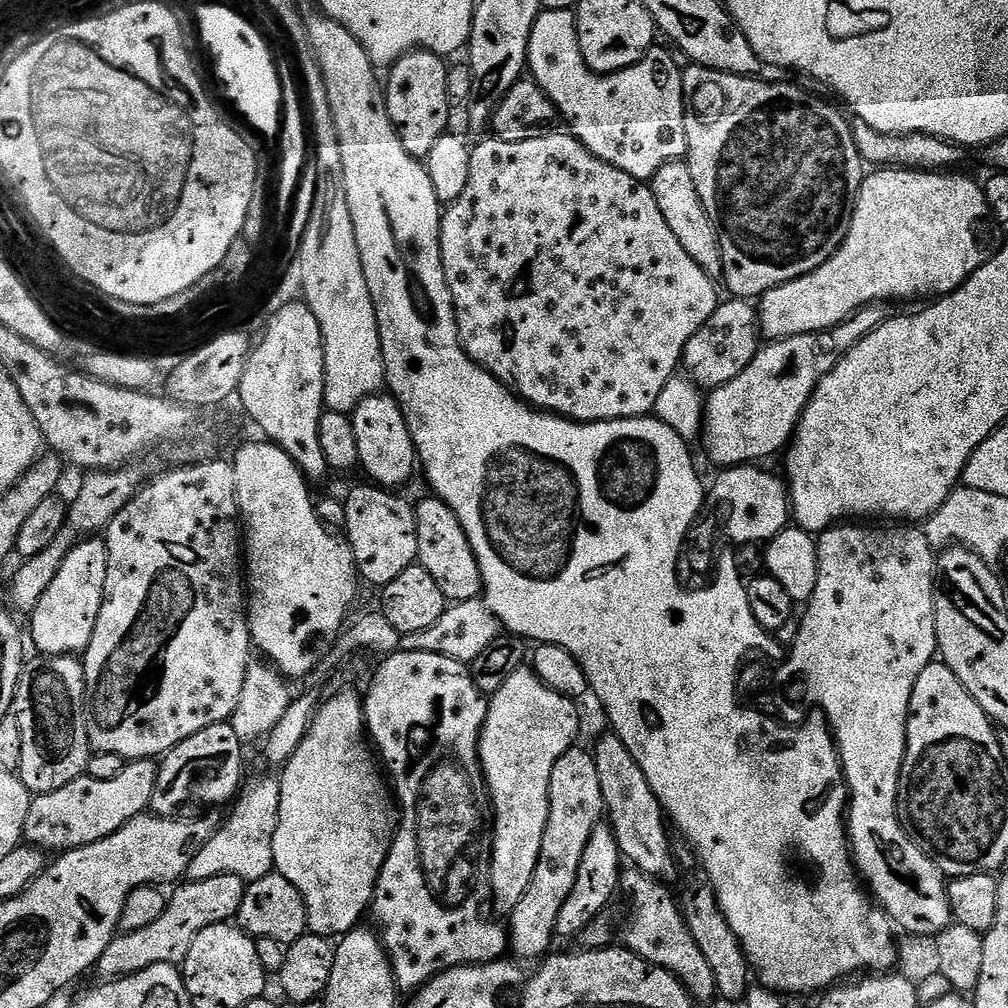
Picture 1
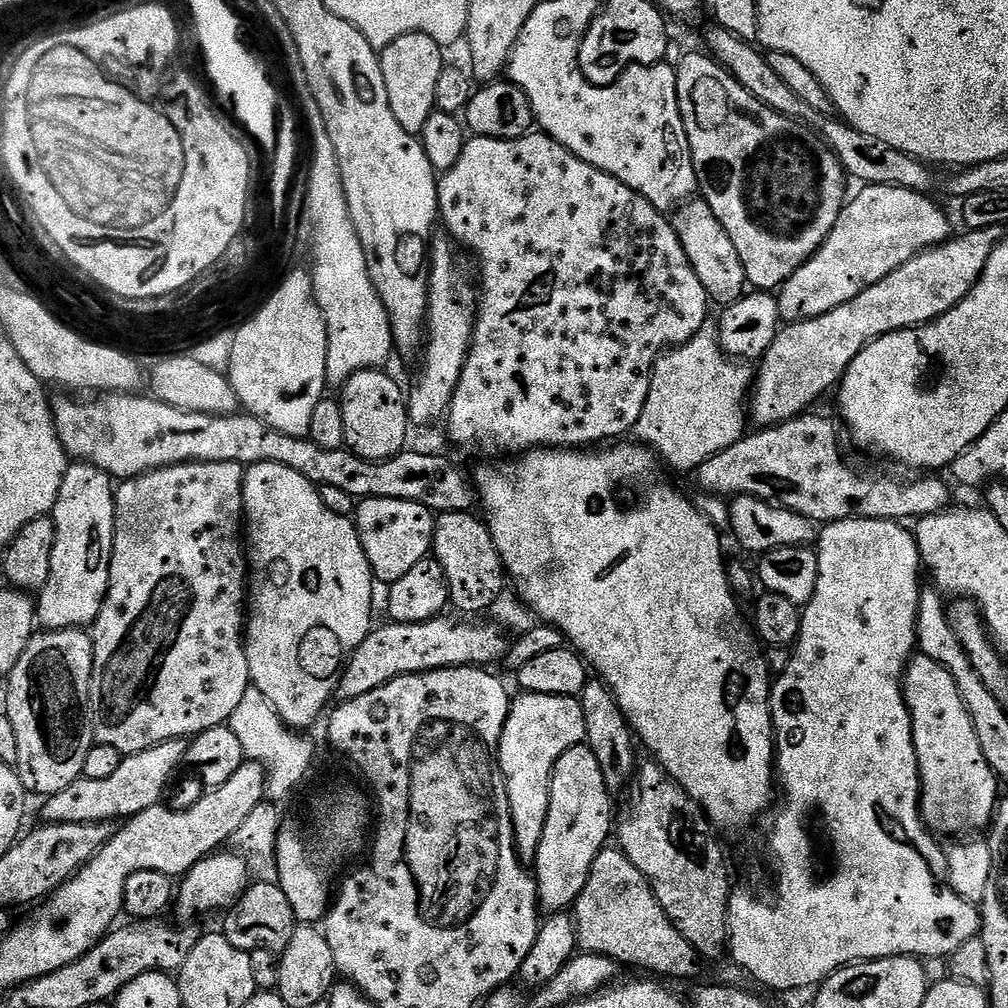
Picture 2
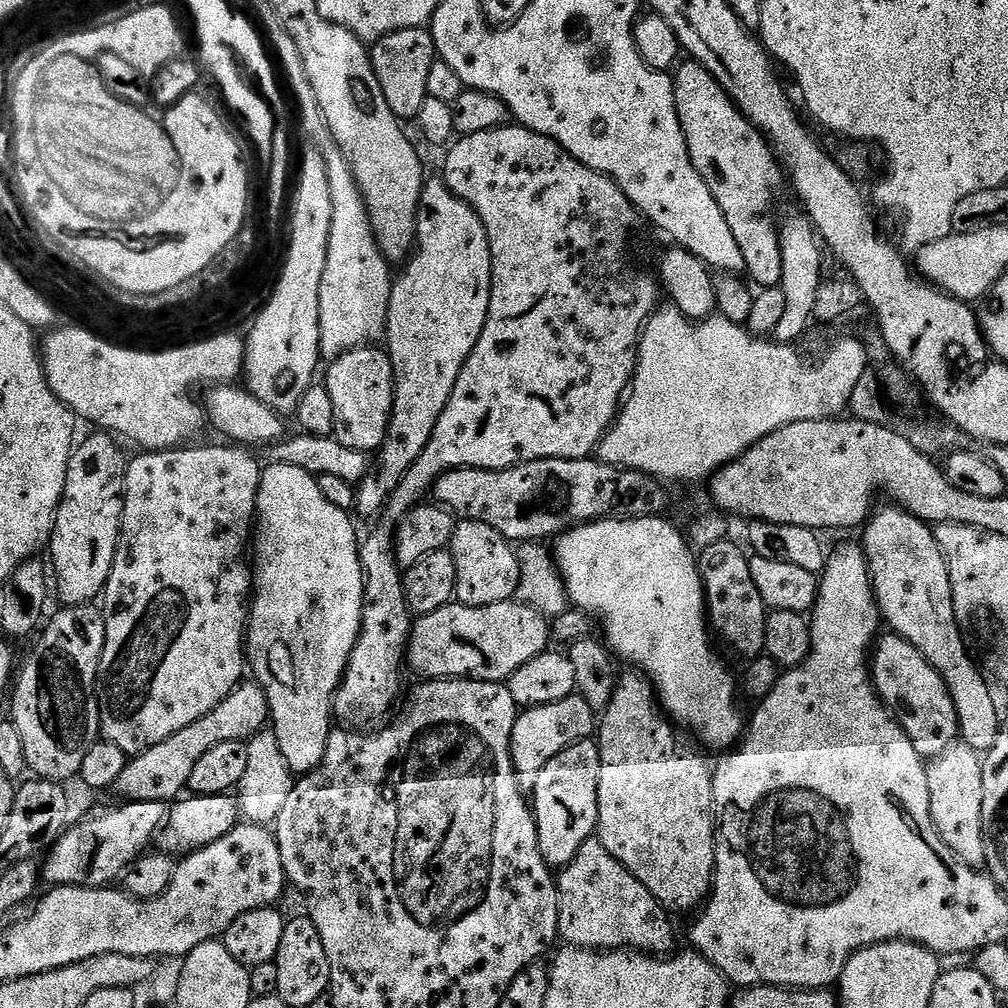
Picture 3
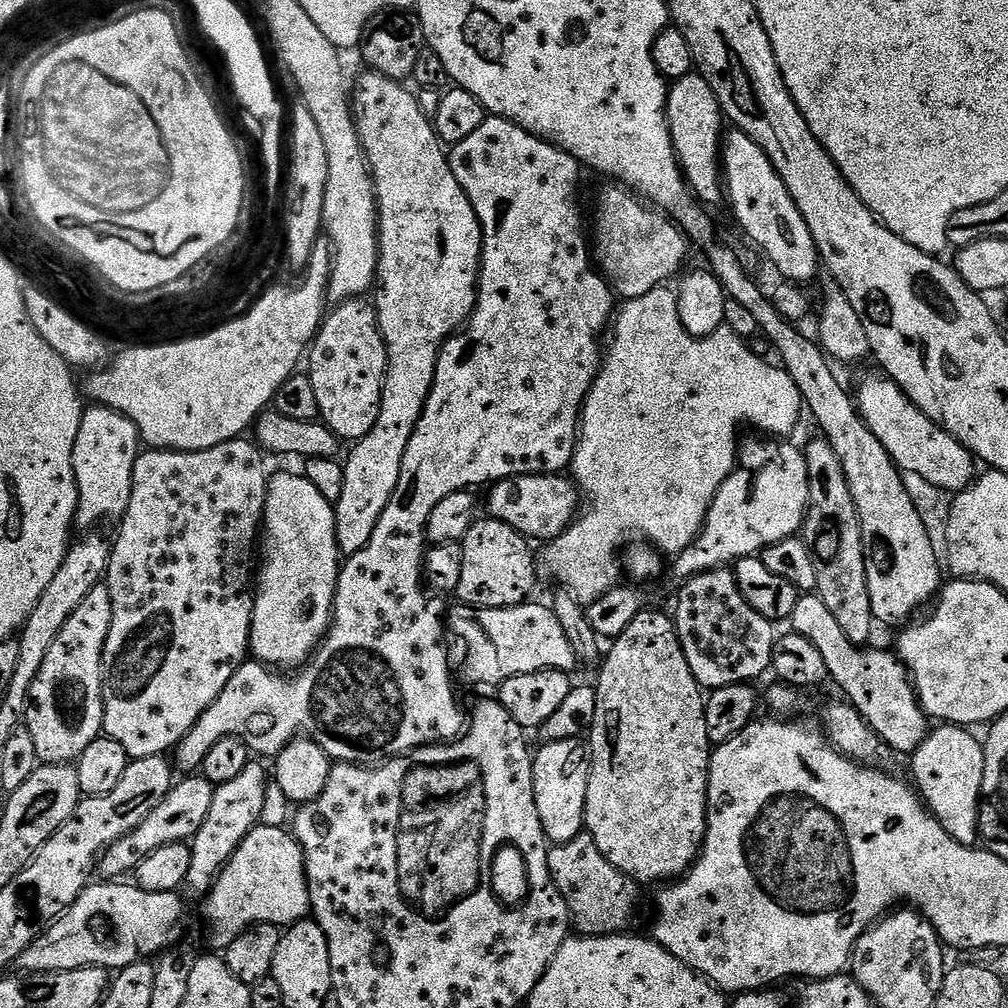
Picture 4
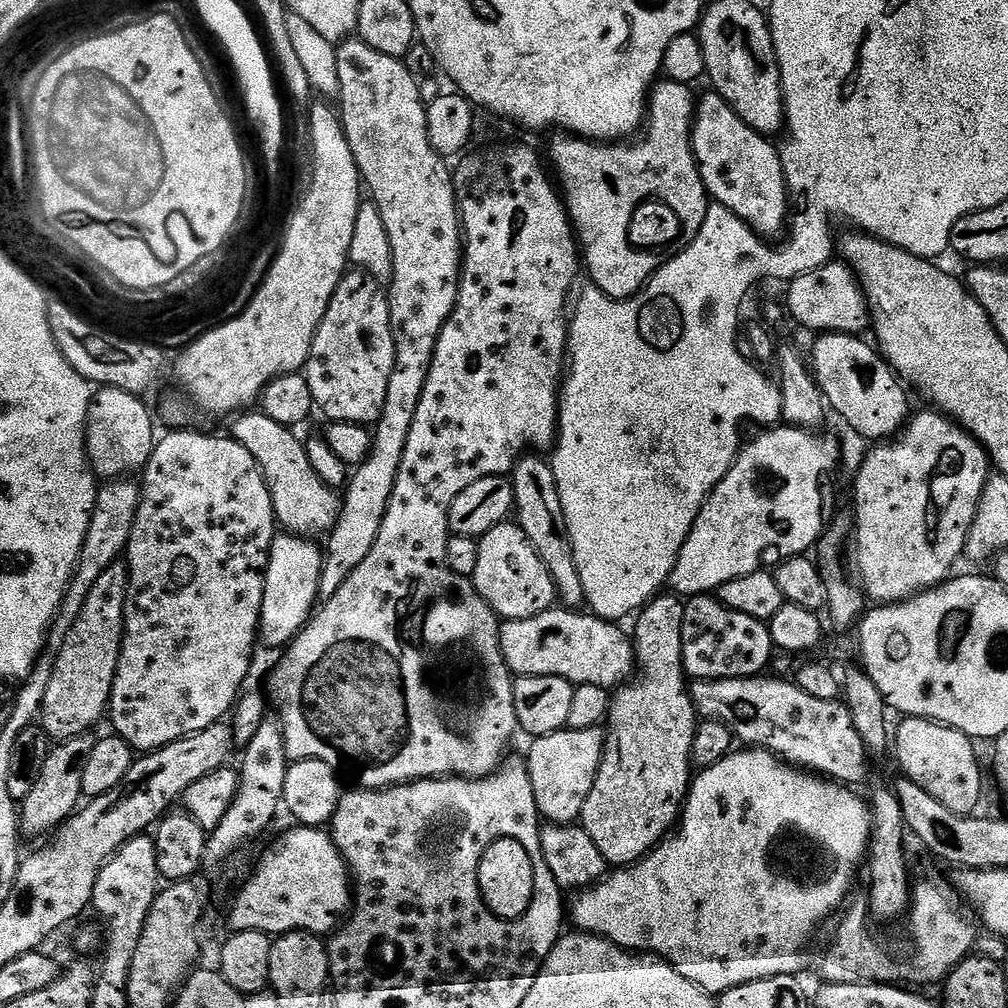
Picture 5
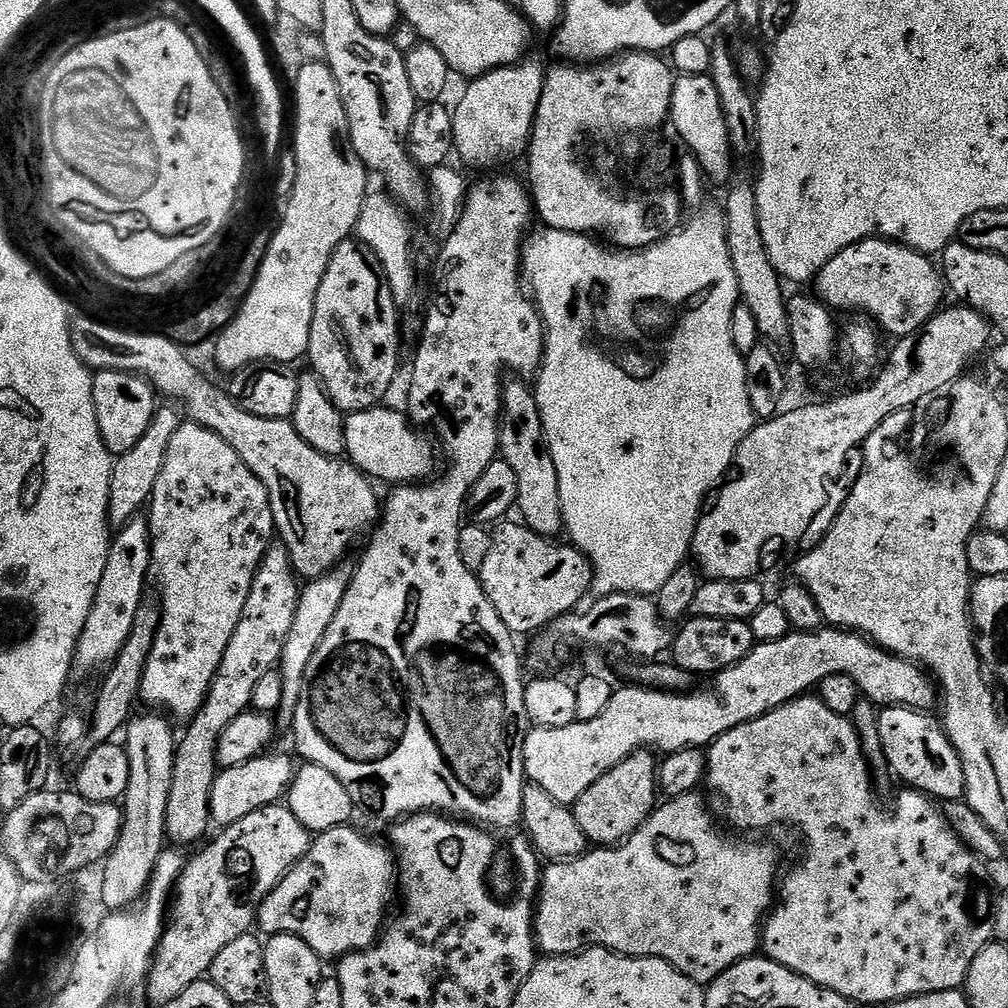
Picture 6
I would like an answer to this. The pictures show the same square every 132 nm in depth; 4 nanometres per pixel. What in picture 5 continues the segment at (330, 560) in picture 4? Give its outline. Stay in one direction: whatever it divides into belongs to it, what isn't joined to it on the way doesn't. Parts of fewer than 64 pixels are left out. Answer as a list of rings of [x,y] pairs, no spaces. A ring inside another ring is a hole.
[[[277,534],[272,539],[268,569],[264,572],[264,597],[258,636],[272,648],[283,649],[295,640],[318,604],[324,553],[315,539],[295,534]]]

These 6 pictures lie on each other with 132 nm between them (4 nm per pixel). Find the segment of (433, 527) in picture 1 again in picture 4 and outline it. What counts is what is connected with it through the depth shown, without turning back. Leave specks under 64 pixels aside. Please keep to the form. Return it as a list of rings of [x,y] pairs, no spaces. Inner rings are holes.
[[[477,519],[460,544],[462,579],[455,599],[469,608],[516,608],[525,603],[538,581],[538,560],[531,546],[529,537],[501,520]]]

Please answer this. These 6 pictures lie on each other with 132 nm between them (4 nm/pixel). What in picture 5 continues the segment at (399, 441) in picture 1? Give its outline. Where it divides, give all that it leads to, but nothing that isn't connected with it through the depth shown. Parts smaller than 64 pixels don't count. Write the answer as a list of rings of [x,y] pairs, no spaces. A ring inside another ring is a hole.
[[[359,270],[345,271],[340,284],[330,298],[330,306],[318,326],[316,336],[312,339],[308,362],[302,369],[307,378],[313,405],[328,415],[329,421],[354,422],[365,426],[375,425],[379,420],[386,390],[390,386],[390,374],[396,361],[396,339],[392,333],[390,304],[385,285],[376,281],[368,272]]]

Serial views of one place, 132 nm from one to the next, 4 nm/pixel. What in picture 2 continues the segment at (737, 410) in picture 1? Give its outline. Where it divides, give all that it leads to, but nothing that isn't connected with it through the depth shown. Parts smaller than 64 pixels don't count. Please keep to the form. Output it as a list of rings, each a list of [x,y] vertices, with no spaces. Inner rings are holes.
[[[998,228],[968,230],[963,234],[910,258],[898,270],[862,290],[858,298],[850,298],[850,302],[813,320],[785,323],[759,361],[760,373],[757,376],[755,373],[750,388],[751,423],[753,420],[760,428],[771,428],[773,424],[784,424],[795,416],[805,415],[819,396],[839,385],[850,362],[858,358],[867,344],[903,328],[928,324],[958,306],[980,281],[990,254],[1002,239]]]

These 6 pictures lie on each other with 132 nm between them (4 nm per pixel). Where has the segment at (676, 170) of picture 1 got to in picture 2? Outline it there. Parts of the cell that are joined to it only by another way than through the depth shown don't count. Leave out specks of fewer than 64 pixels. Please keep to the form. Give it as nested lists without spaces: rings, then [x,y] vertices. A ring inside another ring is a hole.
[[[703,198],[684,201],[675,209],[670,223],[682,242],[682,250],[686,250],[686,258],[690,258],[690,266],[694,266],[694,274],[698,274],[698,282],[702,282],[713,305],[727,306],[745,295],[748,280],[742,259],[739,258],[730,235],[726,234],[722,223],[718,222],[714,211]]]

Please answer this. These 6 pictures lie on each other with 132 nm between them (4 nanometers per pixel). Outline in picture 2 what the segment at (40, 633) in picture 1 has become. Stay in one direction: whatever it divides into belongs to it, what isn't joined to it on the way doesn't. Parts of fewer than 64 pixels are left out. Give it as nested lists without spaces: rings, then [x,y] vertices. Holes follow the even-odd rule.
[[[69,463],[50,515],[56,531],[54,554],[50,554],[50,578],[38,594],[36,615],[48,630],[87,629],[96,623],[110,582],[112,539],[116,529],[113,477],[93,464]]]

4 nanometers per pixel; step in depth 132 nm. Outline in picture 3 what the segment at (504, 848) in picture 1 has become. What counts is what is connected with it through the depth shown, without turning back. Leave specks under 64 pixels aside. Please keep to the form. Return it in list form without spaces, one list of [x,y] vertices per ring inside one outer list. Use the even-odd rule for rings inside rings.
[[[575,694],[562,698],[562,702],[523,709],[517,715],[512,731],[512,765],[516,768],[517,777],[524,782],[535,781],[536,775],[542,766],[546,766],[546,762],[550,762],[550,758],[558,758],[562,750],[589,739],[597,728],[597,712],[590,706],[590,702]]]

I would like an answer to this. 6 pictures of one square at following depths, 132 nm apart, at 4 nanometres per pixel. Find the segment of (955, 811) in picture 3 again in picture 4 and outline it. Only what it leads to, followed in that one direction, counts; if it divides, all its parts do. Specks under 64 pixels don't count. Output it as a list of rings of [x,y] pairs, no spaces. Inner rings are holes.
[[[936,726],[911,753],[912,776],[919,795],[937,822],[959,844],[977,843],[980,834],[980,787],[984,777],[984,745],[964,726]]]

